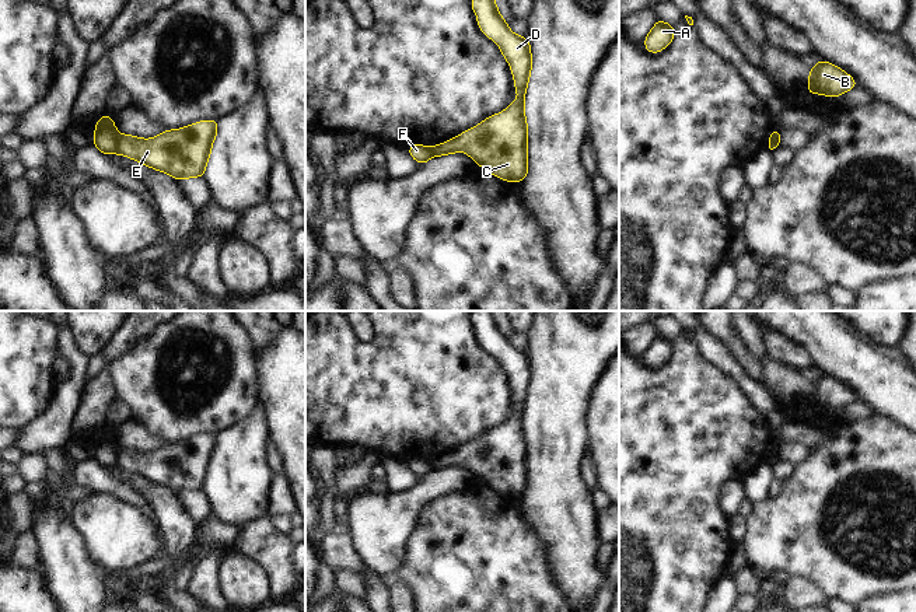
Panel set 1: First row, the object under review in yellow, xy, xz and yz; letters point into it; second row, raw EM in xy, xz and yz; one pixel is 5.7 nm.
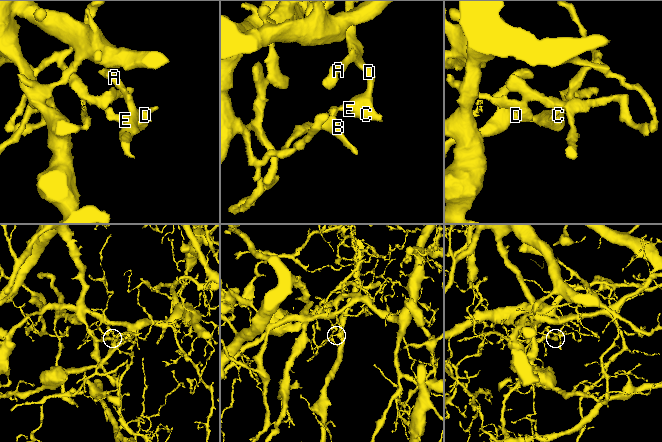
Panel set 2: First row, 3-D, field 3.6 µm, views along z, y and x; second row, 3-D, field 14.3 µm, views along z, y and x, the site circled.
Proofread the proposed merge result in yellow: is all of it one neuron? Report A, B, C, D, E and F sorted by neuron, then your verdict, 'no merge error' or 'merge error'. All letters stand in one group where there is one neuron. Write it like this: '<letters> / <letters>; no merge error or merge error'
A C D E / B F; merge error

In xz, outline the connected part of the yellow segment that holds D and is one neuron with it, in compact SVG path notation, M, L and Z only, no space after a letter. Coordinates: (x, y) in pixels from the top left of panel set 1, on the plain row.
M472 311L472 324L478 329L478 340L500 360L511 380L518 410L506 424L430 464L437 471L462 464L487 486L507 496L521 496L528 486L524 412L532 380L531 360L527 352L510 345L493 311Z

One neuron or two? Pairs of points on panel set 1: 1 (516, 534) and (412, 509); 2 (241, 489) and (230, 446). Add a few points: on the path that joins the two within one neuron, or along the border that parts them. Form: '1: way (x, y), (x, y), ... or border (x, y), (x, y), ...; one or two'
1: border (450, 492), (422, 511), (409, 541); two
2: way (240, 478), (240, 457); one

